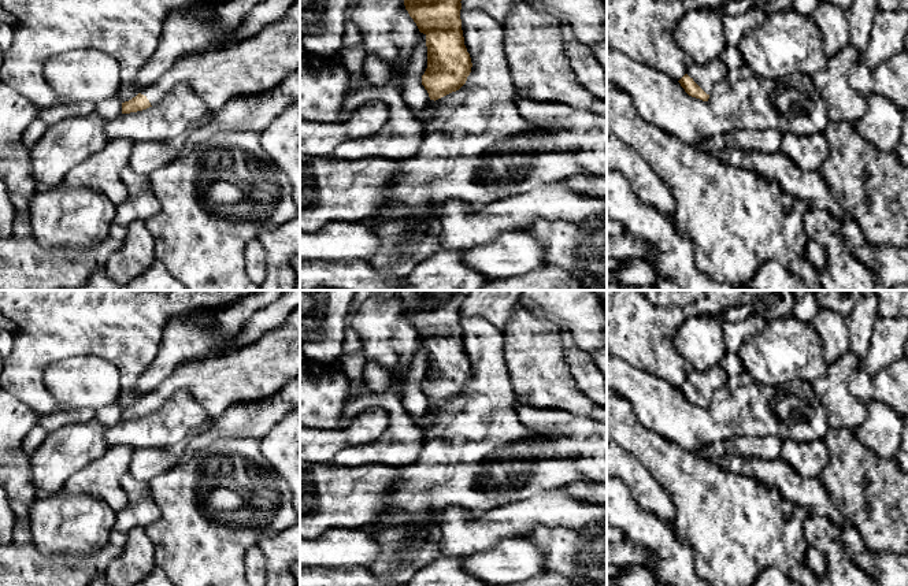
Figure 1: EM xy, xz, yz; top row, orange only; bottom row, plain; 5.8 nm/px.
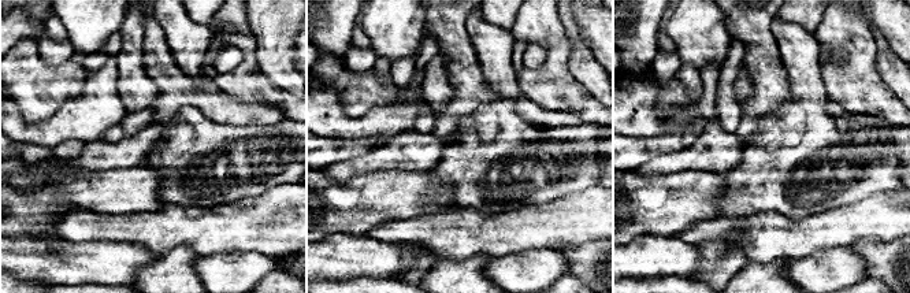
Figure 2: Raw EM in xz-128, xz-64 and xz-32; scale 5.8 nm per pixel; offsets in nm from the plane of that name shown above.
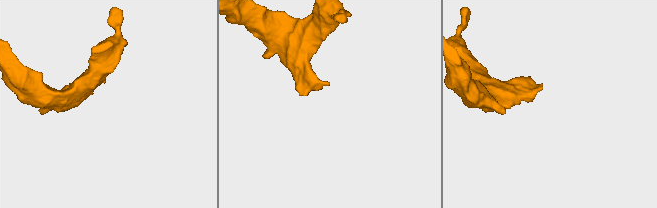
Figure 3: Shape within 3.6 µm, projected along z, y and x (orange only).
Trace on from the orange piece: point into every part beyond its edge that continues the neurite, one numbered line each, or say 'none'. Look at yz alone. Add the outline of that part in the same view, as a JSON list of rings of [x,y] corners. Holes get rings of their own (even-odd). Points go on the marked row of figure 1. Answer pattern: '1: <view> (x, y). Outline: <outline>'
1: yz (705, 77). Outline: [[[718,59],[711,64],[701,66],[698,63],[692,63],[688,68],[688,75],[707,93],[711,94],[714,86],[719,84],[727,74],[726,64]]]

